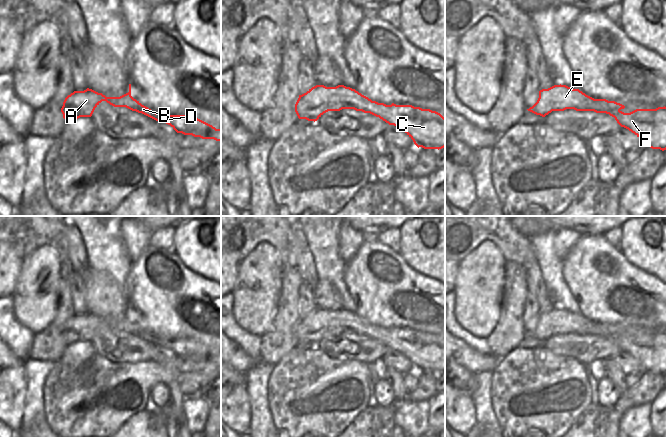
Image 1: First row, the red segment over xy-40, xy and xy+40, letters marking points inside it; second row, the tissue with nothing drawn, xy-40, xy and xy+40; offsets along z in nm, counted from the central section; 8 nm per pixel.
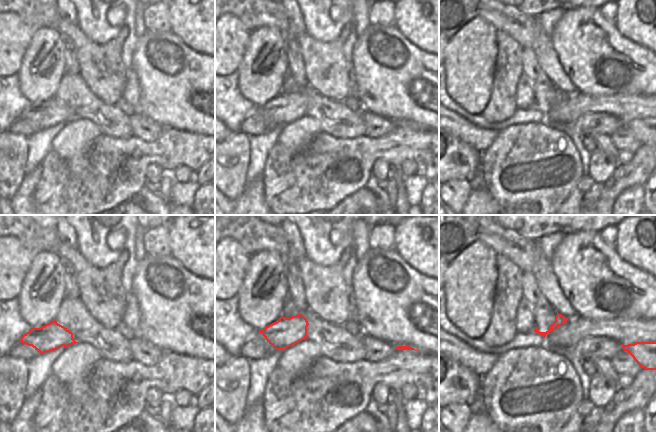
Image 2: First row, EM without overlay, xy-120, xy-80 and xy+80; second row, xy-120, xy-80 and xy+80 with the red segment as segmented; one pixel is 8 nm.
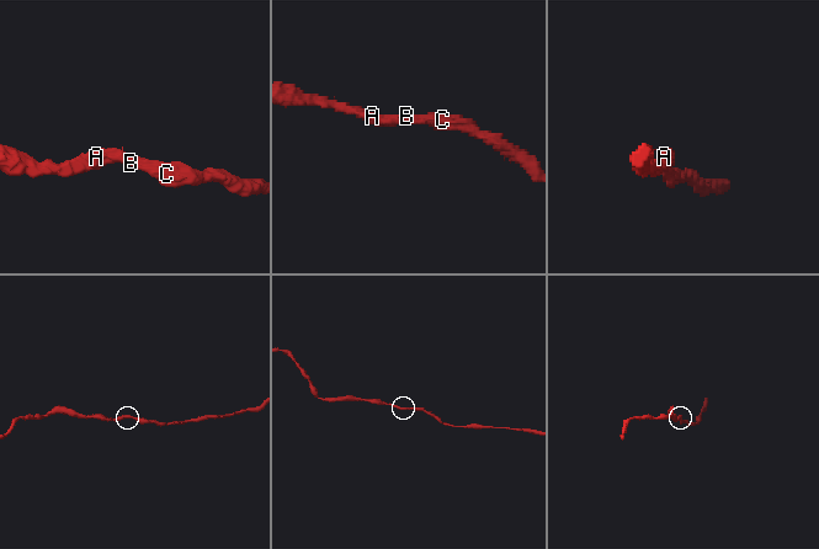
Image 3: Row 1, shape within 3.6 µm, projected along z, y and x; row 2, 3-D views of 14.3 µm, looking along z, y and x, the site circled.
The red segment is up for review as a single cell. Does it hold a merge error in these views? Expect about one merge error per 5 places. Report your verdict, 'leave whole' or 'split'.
leave whole

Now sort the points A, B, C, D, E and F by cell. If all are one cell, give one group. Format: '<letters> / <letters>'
A B C D E F

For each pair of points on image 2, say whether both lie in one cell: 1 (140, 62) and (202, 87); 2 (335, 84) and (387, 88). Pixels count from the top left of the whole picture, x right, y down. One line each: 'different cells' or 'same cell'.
1: same cell
2: different cells

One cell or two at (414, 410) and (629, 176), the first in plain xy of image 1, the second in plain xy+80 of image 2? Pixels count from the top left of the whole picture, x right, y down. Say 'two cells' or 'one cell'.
two cells

